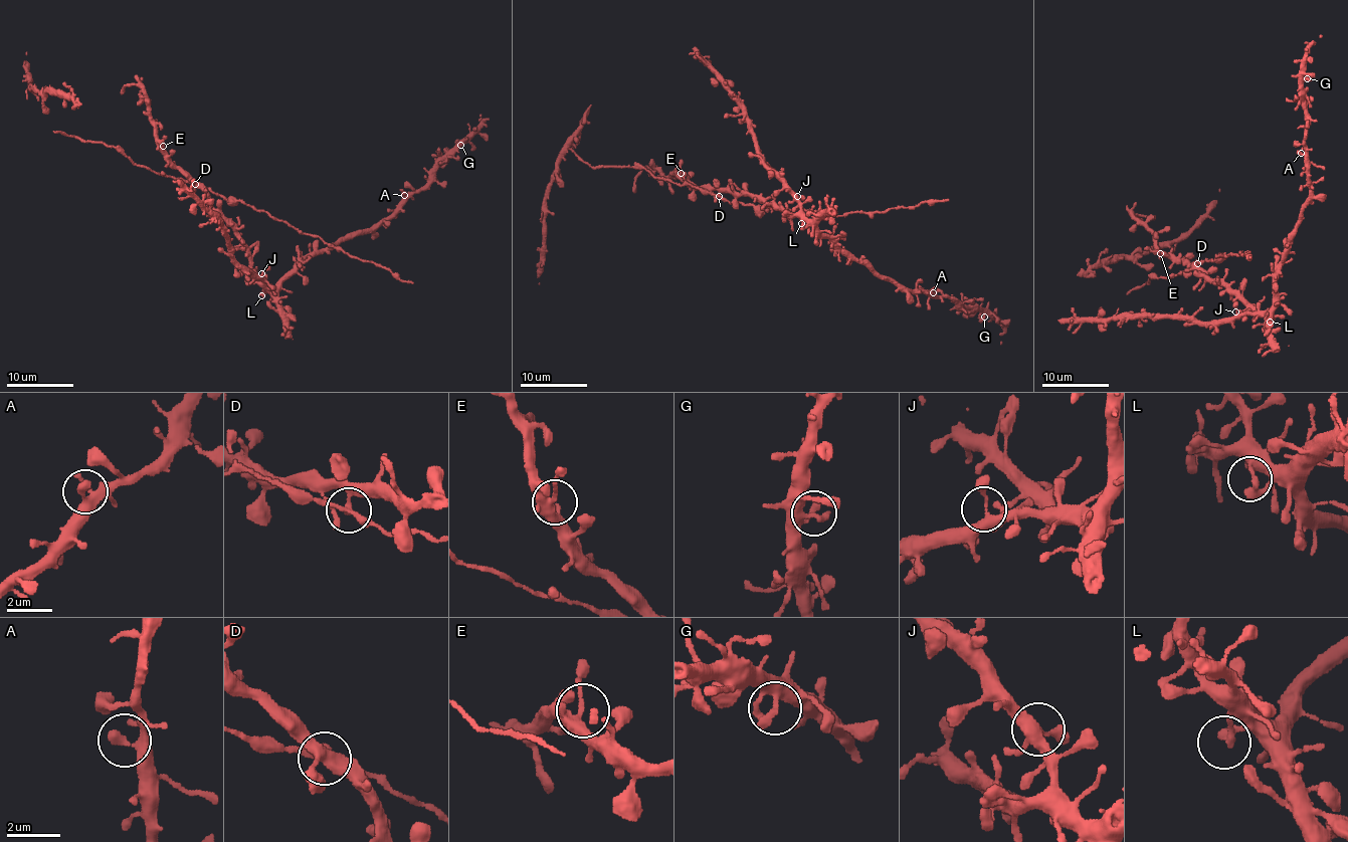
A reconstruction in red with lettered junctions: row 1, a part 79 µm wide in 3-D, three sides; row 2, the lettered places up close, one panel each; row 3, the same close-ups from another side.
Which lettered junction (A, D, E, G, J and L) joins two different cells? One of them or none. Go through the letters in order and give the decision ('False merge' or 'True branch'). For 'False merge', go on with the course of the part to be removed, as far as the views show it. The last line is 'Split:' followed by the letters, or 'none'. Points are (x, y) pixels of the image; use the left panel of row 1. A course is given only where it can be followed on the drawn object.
A: True branch
D: True branch
E: True branch
G: True branch
J: True branch
L: True branch
Split: none

